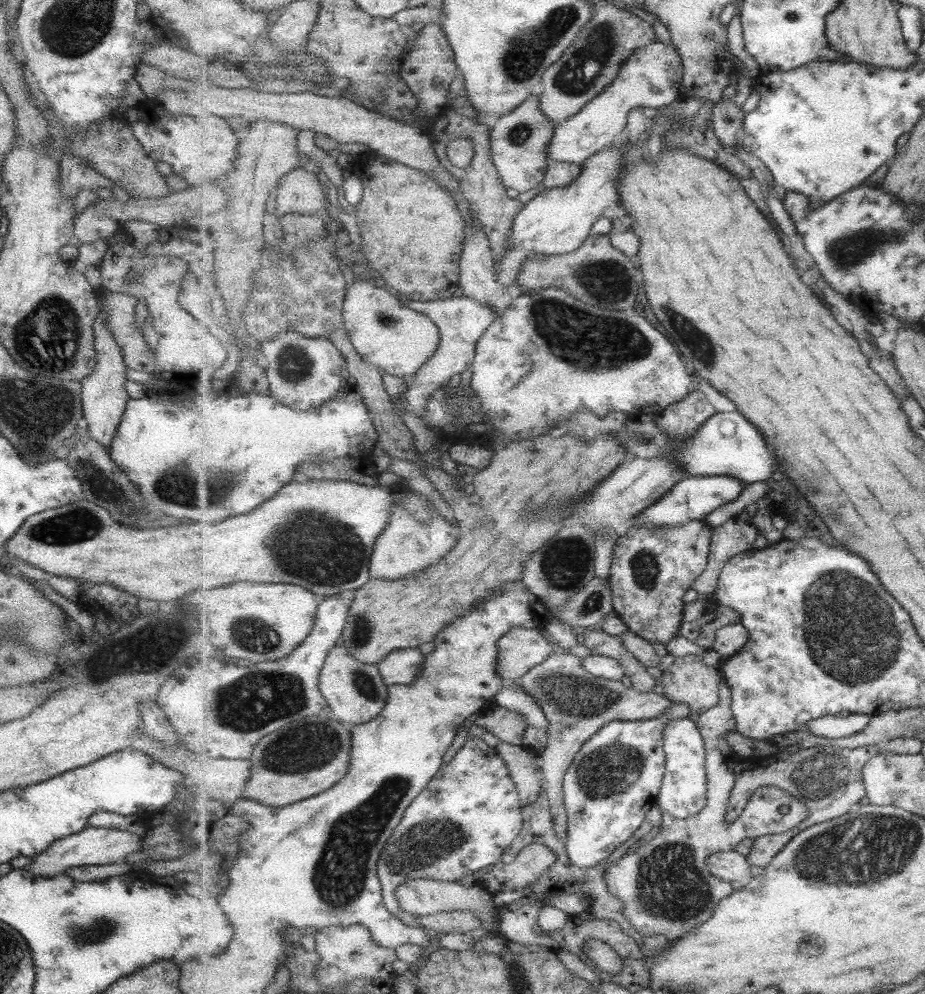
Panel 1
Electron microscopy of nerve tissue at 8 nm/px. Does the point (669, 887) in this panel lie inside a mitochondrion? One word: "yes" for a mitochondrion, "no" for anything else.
yes

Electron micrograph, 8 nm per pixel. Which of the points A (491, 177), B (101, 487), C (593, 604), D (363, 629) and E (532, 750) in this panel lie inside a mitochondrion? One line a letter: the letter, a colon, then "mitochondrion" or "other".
A: other
B: mitochondrion
C: mitochondrion
D: mitochondrion
E: other

